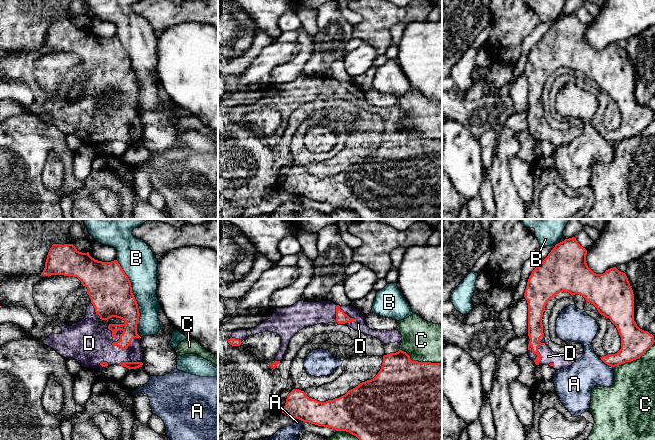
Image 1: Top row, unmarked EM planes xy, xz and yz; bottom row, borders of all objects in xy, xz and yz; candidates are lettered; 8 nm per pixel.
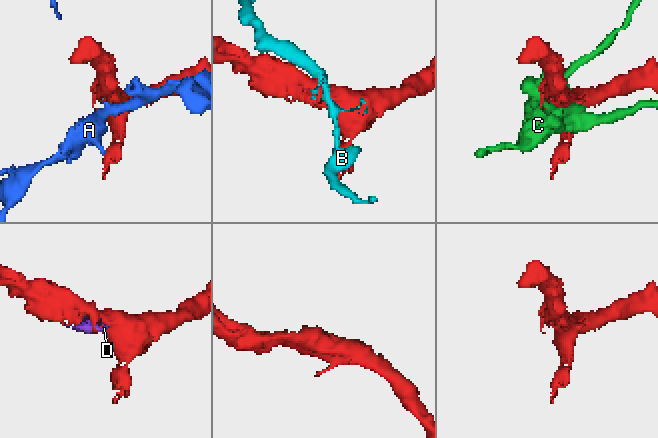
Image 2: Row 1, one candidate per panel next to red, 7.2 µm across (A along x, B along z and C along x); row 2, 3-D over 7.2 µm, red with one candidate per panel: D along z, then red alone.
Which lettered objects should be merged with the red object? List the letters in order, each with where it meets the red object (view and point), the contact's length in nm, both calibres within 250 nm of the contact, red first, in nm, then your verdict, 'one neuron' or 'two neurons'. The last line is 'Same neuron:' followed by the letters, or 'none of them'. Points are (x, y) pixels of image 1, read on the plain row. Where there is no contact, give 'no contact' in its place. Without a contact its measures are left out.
A: meets red in yz at (606, 139); contact 140 nm long; 190 nm thick on the red side, 260 nm on the other; two neurons
B: meets red in xy at (133, 71); contact 600 nm long; 360 nm thick on the red side, 280 nm on the other; two neurons
C: meets red in xz at (420, 138); contact 360 nm long; 500 nm thick on the red side, 320 nm on the other; two neurons
D: meets red in xy at (114, 118); contact 280 nm long; 130 nm thick on the red side, 340 nm on the other; one neuron
Same neuron: D

